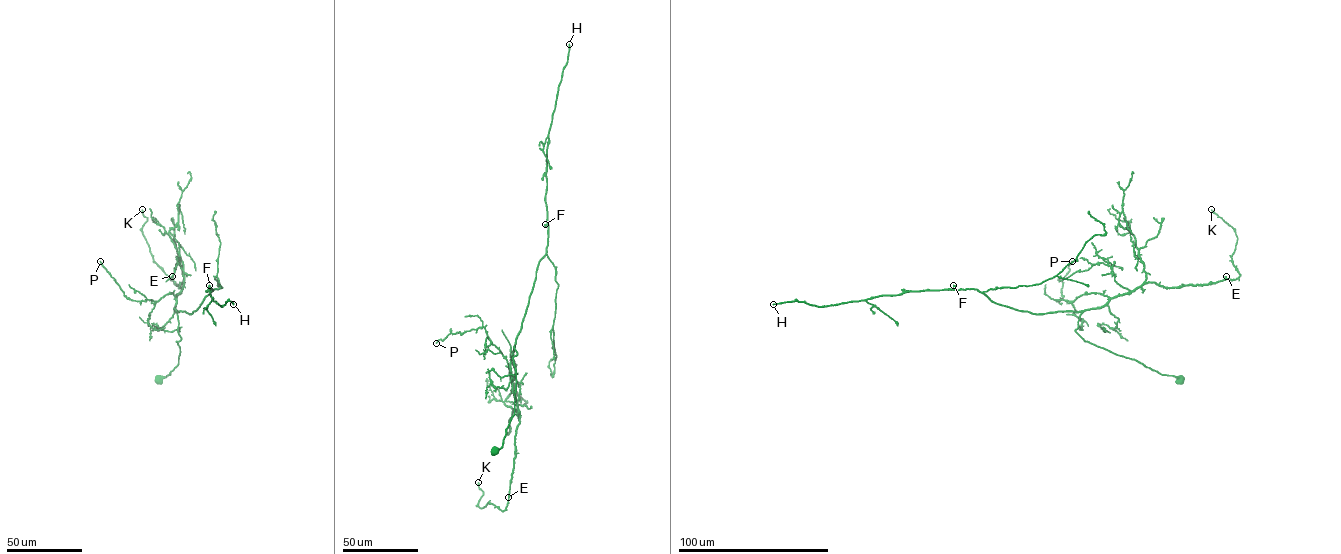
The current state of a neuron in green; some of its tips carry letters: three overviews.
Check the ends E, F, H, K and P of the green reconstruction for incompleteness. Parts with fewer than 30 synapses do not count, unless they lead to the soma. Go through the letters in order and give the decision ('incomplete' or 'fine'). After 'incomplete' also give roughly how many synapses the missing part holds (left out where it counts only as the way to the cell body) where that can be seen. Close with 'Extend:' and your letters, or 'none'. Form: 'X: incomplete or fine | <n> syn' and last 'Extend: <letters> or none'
E: incomplete | 60 syn
F: fine
H: incomplete | 250 syn
K: fine
P: fine
Extend: E, H

